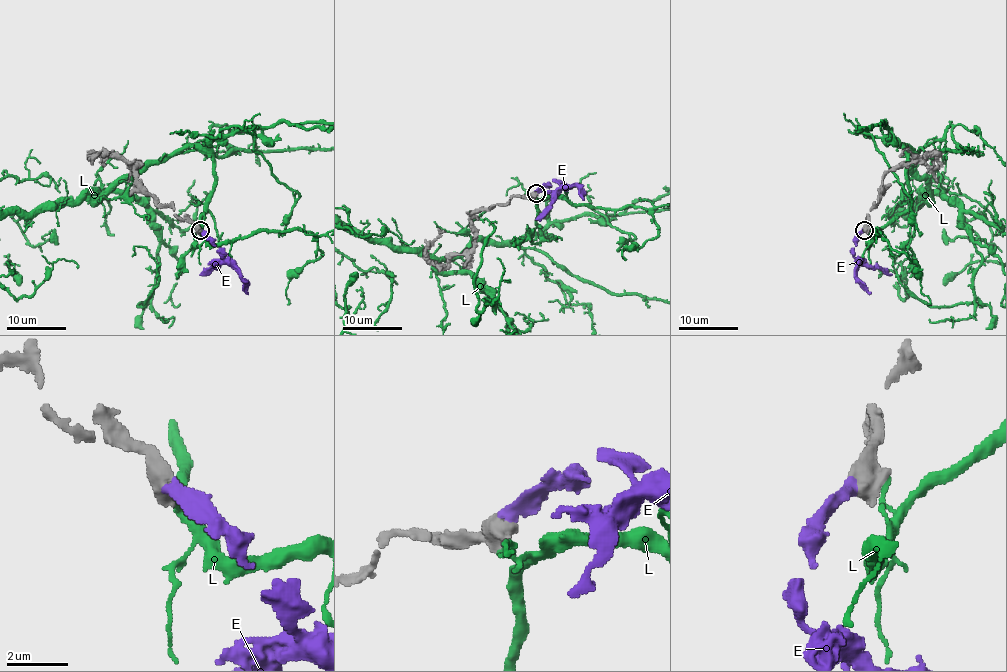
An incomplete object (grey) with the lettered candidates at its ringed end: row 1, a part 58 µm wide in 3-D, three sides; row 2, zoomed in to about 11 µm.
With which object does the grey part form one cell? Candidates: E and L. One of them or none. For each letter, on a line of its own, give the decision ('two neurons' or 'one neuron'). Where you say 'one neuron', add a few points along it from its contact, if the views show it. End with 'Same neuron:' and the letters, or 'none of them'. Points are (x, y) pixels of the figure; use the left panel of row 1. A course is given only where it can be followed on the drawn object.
E: one neuron; it runs (198, 229), (236, 269), (247, 294)
L: two neurons
Same neuron: E

